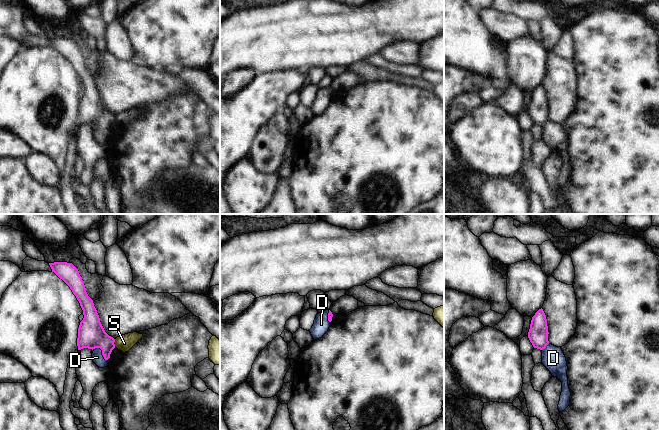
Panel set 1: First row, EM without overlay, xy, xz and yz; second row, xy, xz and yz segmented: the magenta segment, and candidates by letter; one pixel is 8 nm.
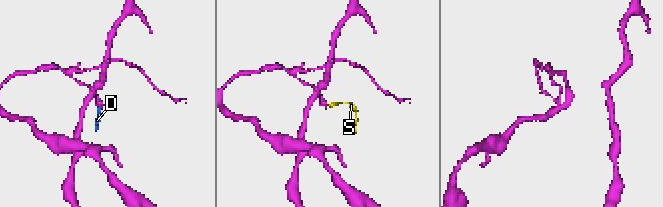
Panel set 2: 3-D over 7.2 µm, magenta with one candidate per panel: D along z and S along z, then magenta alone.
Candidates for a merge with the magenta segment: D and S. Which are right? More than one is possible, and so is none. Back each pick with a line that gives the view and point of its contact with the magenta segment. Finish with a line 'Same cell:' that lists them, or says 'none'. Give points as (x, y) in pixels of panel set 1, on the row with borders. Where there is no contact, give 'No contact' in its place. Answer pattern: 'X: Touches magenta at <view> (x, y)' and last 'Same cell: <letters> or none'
D: Touches magenta at xy (102, 353)
Same cell: D

